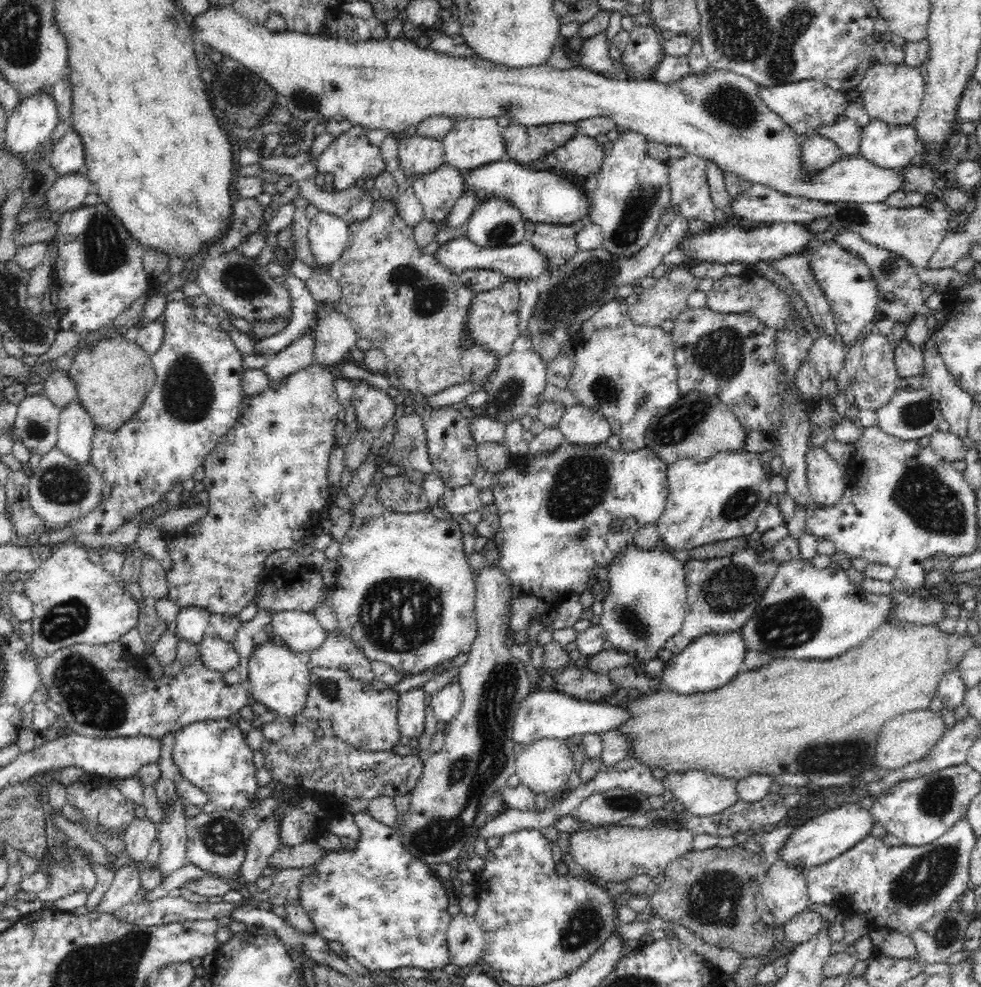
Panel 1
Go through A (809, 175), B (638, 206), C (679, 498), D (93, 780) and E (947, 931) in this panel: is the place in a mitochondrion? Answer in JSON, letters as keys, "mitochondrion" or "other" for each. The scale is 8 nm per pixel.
{"A":"other","B":"mitochondrion","C":"other","D":"other","E":"mitochondrion"}

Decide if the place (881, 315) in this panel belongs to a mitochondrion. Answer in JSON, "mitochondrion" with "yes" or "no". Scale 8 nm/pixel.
{"mitochondrion":"no"}

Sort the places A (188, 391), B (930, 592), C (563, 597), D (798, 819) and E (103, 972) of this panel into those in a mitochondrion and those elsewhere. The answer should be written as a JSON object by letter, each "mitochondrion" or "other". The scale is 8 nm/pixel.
{"A":"mitochondrion","B":"other","C":"other","D":"other","E":"mitochondrion"}

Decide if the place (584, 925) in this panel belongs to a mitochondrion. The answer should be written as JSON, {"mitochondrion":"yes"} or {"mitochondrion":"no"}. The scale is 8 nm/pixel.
{"mitochondrion":"yes"}

